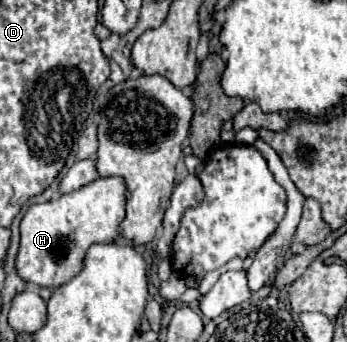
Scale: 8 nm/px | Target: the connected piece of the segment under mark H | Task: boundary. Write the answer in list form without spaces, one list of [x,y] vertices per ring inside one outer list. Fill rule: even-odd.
[[[118,176],[98,178],[80,190],[62,194],[56,200],[28,208],[20,224],[20,250],[16,270],[32,284],[60,288],[80,270],[92,244],[114,242],[120,236],[120,222],[126,218],[126,182]]]

